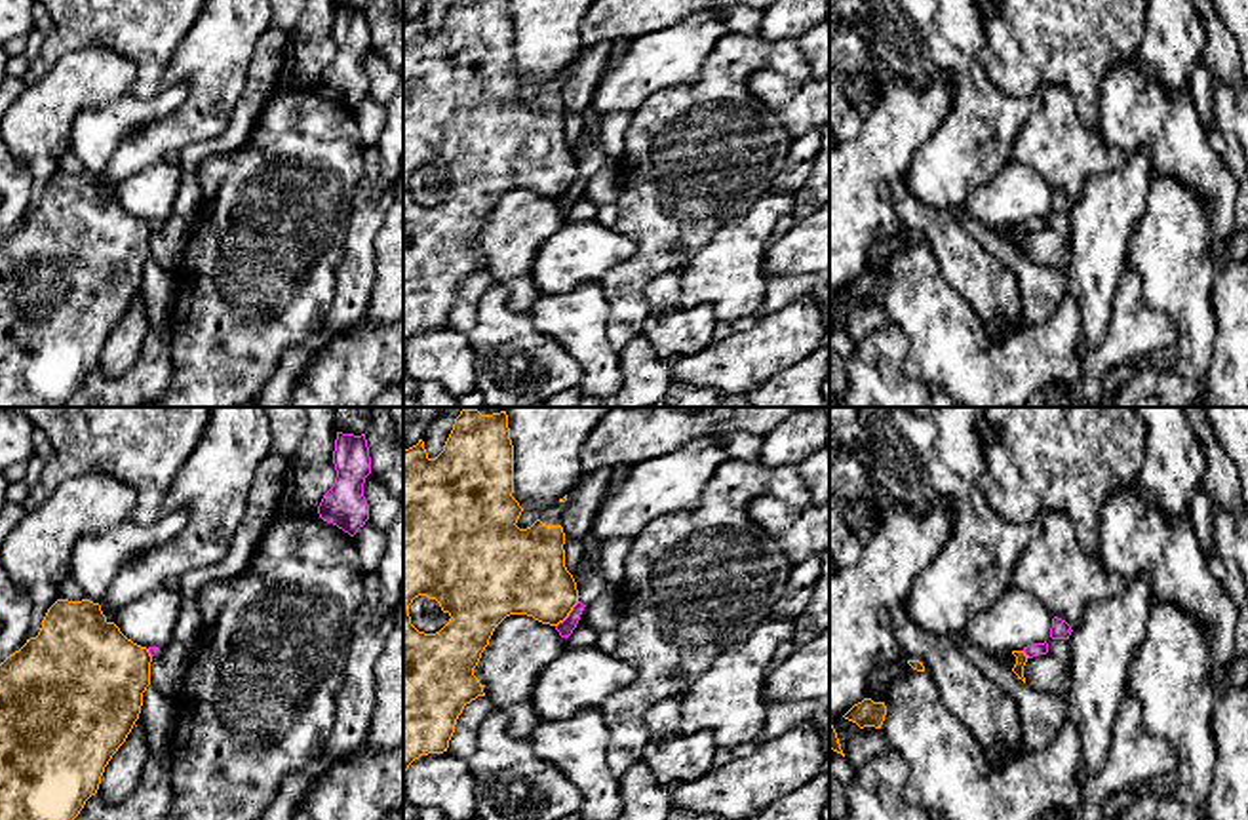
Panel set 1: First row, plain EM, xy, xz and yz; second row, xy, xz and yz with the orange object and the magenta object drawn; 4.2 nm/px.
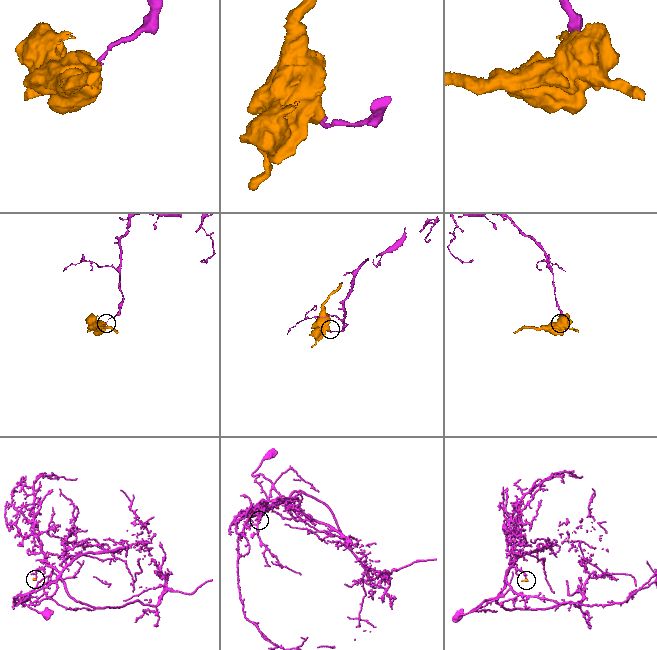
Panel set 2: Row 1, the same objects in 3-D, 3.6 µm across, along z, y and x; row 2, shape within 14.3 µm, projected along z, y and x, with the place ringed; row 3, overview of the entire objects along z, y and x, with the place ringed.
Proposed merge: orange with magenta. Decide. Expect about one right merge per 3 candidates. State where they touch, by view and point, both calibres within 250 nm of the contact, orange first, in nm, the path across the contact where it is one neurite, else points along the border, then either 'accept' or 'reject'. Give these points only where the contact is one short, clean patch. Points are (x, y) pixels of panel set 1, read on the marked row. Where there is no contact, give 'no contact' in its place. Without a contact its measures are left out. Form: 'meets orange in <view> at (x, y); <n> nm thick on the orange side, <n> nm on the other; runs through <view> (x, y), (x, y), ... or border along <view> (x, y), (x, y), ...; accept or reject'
meets orange in xz at (567, 615); 340 nm thick on the orange side, 70 nm on the other; border along xz (579, 602), (556, 626); reject

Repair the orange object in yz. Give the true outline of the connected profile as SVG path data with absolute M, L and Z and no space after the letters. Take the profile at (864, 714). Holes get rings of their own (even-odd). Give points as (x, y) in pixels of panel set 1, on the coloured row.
M864 698L854 704L843 717L856 723L860 729L875 727L881 729L887 715L885 702L873 702L871 698Z

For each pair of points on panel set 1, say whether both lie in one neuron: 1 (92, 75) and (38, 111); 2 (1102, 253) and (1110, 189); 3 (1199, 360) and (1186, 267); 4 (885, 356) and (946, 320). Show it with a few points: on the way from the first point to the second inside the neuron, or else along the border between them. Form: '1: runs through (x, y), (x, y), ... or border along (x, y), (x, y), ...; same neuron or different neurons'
1: runs through (78, 80), (52, 103); same neuron
2: runs through (1102, 238), (1102, 219), (1110, 204); same neuron
3: runs through (1193, 337), (1193, 318), (1186, 303), (1186, 290); same neuron
4: border along (902, 331), (906, 339), (904, 371), (927, 385); different neurons

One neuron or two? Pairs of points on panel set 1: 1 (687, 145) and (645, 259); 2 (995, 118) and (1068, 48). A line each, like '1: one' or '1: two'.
1: one
2: two

